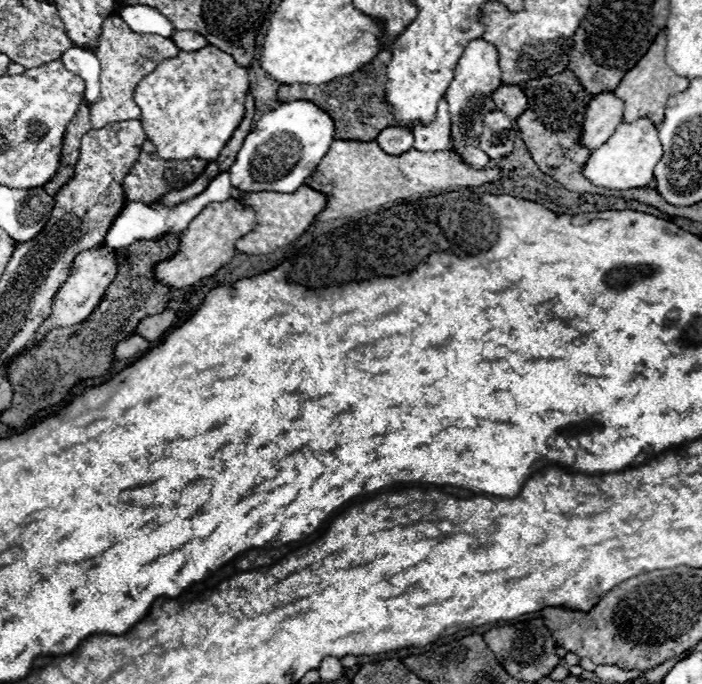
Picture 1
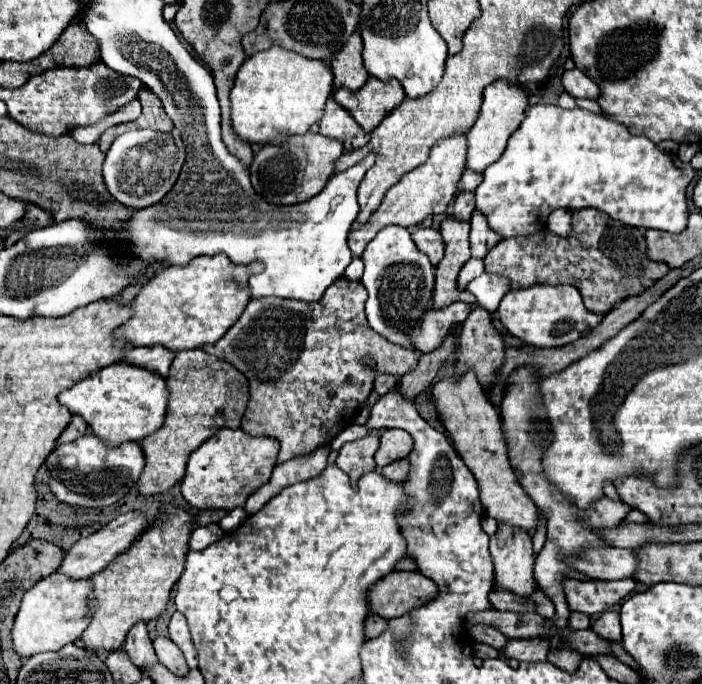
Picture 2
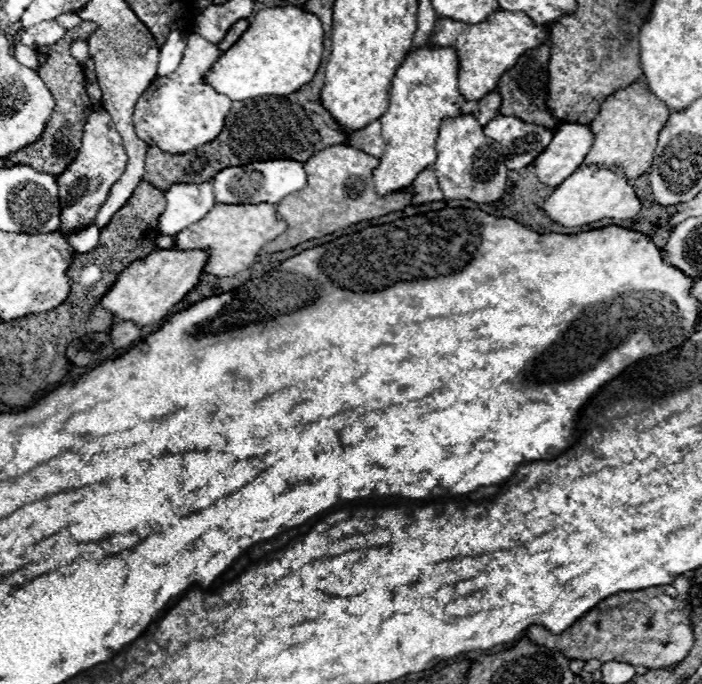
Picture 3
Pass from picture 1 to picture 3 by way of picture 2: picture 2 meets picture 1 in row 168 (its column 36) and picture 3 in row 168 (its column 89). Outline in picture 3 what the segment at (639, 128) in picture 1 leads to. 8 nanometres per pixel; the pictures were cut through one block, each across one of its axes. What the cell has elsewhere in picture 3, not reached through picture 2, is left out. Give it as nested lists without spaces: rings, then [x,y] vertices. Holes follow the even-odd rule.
[[[580,166],[566,182],[562,182],[552,196],[544,202],[542,206],[546,214],[562,224],[562,226],[582,226],[596,222],[600,218],[620,218],[628,220],[636,216],[642,208],[640,198],[636,196],[634,186],[626,178],[624,170],[620,166],[610,166],[610,168],[600,168],[600,166]]]

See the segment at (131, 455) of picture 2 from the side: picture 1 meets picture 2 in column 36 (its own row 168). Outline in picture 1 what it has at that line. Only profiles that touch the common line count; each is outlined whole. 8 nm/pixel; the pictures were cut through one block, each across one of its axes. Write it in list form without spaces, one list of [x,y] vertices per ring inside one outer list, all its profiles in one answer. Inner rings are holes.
[[[482,38],[470,42],[466,46],[456,72],[454,82],[448,86],[446,102],[450,110],[450,122],[452,122],[452,150],[472,168],[482,170],[490,162],[490,158],[480,150],[478,136],[484,130],[484,116],[494,110],[492,92],[502,84],[500,82],[500,68],[498,68],[498,52],[494,46],[484,42]]]

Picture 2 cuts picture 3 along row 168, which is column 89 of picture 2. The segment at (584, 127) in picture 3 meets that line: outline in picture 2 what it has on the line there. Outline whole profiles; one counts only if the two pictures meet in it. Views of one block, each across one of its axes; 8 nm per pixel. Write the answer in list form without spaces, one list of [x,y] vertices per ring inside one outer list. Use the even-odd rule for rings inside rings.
[[[128,512],[128,514],[118,516],[116,520],[106,524],[102,530],[98,530],[98,532],[86,536],[86,538],[80,538],[68,550],[68,556],[64,556],[62,566],[58,568],[58,572],[68,574],[68,576],[72,576],[76,580],[90,578],[90,576],[98,574],[100,570],[104,570],[112,562],[112,558],[116,558],[120,552],[130,548],[130,544],[142,534],[142,530],[148,526],[148,522],[150,522],[150,518],[146,518],[146,514],[142,514],[142,512]]]

